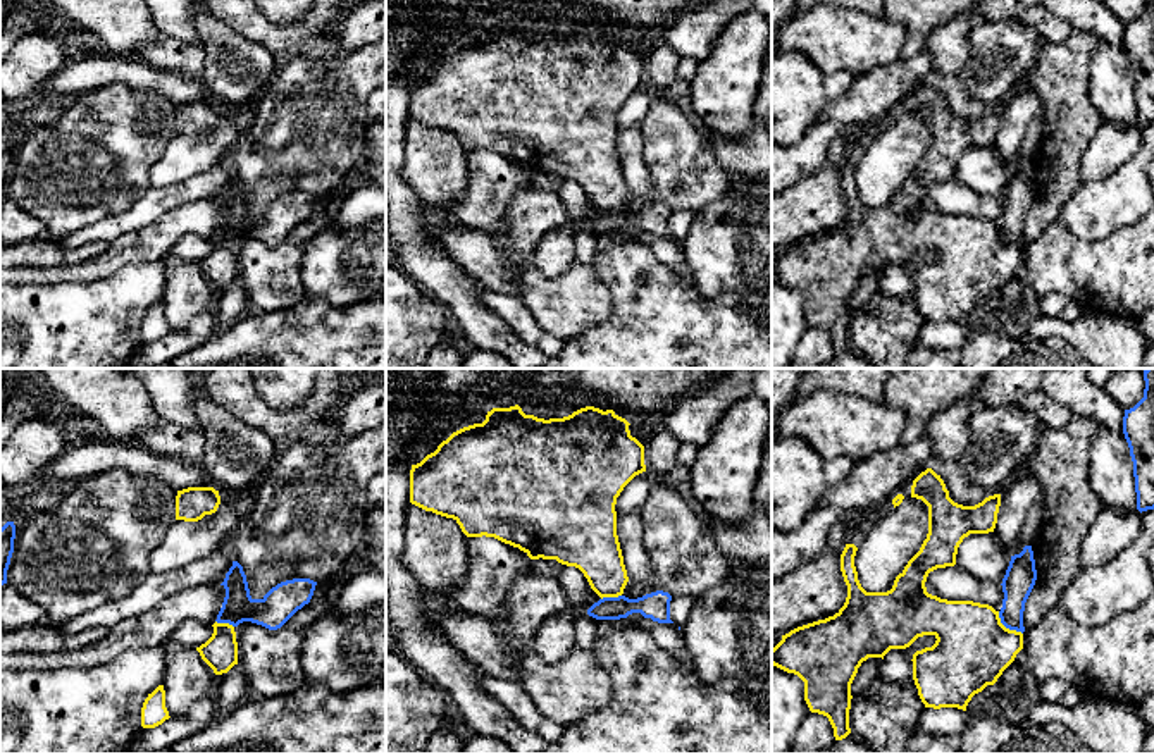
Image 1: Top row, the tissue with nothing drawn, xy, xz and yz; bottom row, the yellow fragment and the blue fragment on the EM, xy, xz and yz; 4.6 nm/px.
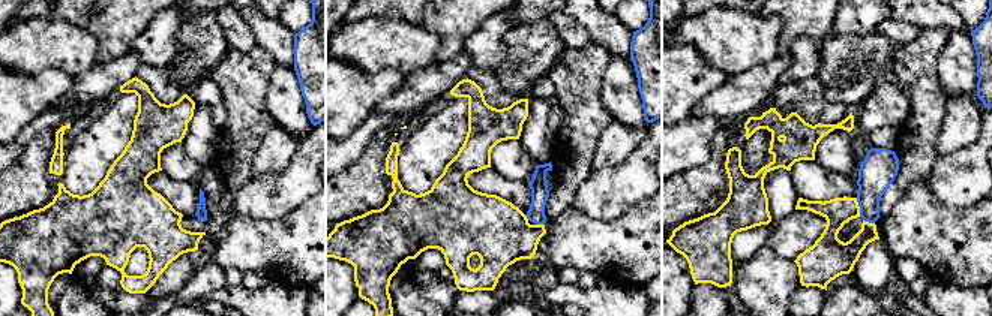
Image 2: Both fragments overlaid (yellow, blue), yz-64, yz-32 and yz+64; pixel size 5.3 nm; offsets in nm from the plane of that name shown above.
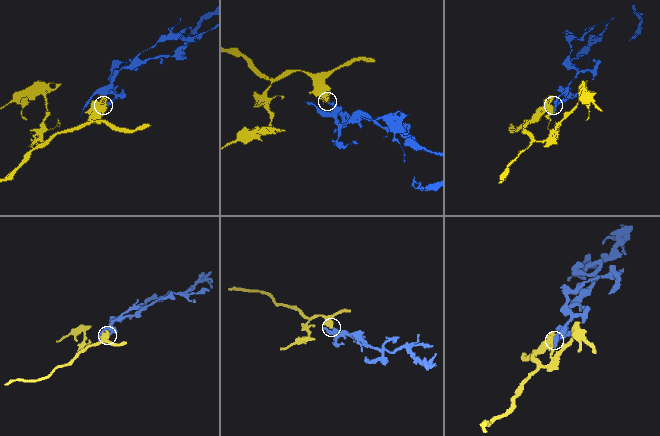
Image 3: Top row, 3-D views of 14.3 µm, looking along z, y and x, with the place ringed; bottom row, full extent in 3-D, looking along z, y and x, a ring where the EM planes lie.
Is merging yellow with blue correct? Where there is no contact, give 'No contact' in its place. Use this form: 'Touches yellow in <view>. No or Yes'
Touches yellow in yz. No

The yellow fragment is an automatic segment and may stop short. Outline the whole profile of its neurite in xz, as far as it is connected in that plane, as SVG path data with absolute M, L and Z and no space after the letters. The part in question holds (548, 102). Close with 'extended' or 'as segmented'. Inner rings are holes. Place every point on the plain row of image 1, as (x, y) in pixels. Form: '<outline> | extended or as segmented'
M518 19L510 22L493 22L487 26L482 38L474 38L453 46L443 55L437 64L427 69L420 77L412 79L410 84L410 117L436 129L453 133L467 151L494 151L505 158L518 162L530 174L556 174L561 179L579 182L587 193L591 203L603 212L618 212L629 196L624 170L617 150L617 112L624 102L639 88L646 86L644 79L644 60L630 50L629 36L618 31L613 24L599 24L586 21L563 33L537 33L525 29Z | as segmented

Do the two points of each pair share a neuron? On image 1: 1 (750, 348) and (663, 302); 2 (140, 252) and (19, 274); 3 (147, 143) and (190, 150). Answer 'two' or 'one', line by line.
1: one
2: one
3: two

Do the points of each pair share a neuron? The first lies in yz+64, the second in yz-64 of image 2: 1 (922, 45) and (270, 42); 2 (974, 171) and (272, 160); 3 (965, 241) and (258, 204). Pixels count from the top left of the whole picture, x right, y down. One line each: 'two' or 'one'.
1: two
2: two
3: two

